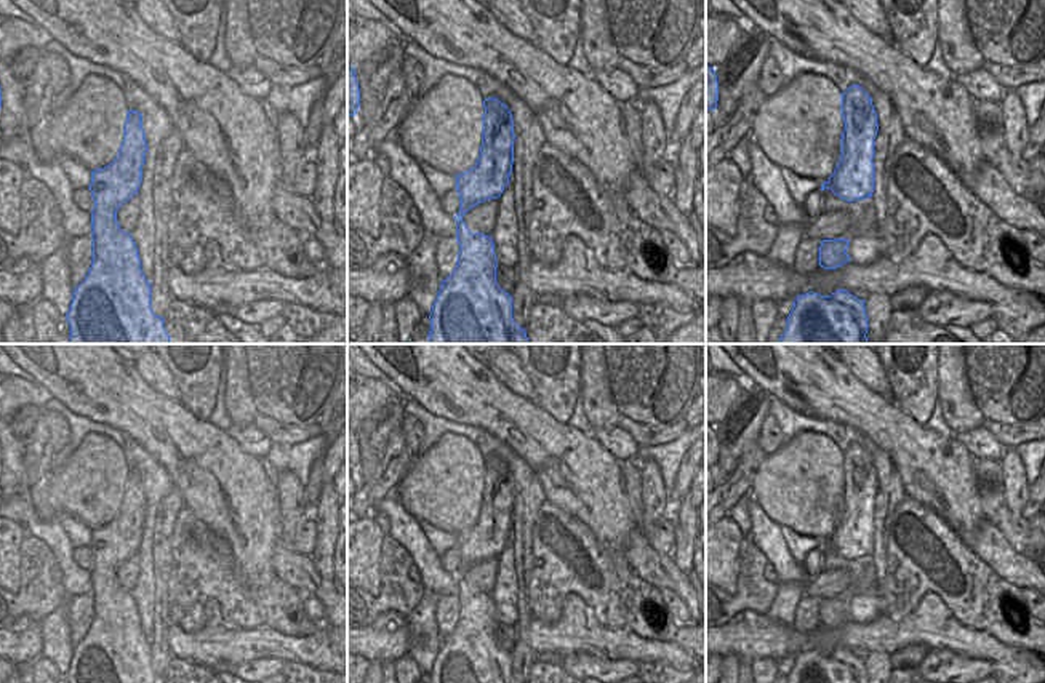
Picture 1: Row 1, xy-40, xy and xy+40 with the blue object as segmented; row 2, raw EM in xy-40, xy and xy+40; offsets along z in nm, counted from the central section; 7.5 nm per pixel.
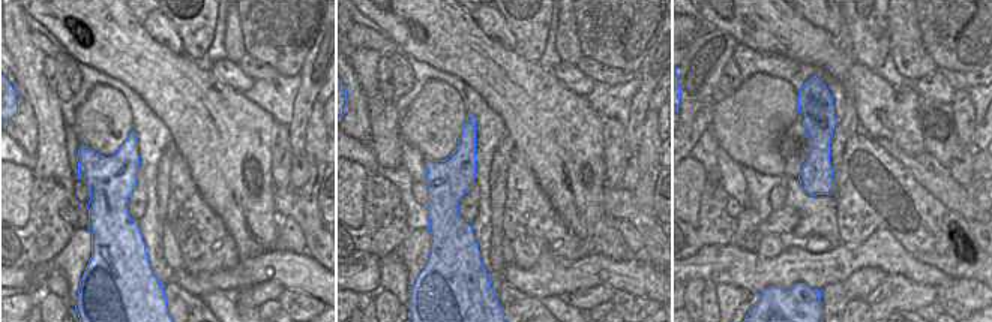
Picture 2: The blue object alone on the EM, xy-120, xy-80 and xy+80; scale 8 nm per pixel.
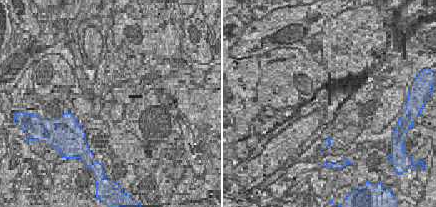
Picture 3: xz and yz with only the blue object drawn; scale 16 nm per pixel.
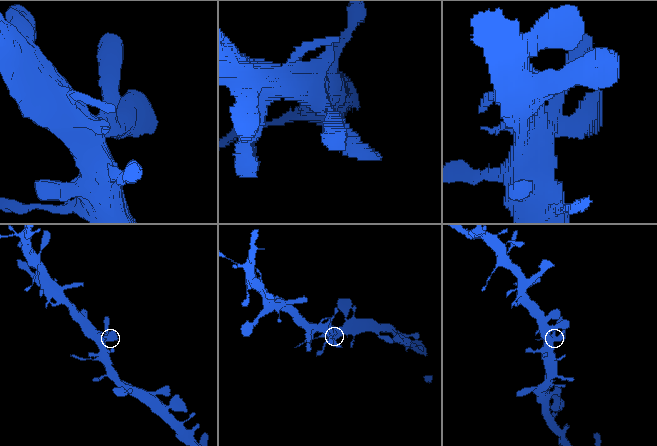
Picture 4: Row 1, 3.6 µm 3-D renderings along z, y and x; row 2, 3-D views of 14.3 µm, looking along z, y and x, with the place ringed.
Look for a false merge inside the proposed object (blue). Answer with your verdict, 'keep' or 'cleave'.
keep

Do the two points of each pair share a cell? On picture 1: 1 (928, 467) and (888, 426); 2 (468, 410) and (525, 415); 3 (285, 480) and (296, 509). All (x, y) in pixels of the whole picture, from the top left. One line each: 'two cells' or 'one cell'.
1: one cell
2: one cell
3: one cell

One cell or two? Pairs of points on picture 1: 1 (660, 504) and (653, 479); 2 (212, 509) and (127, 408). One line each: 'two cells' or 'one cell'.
1: one cell
2: one cell

